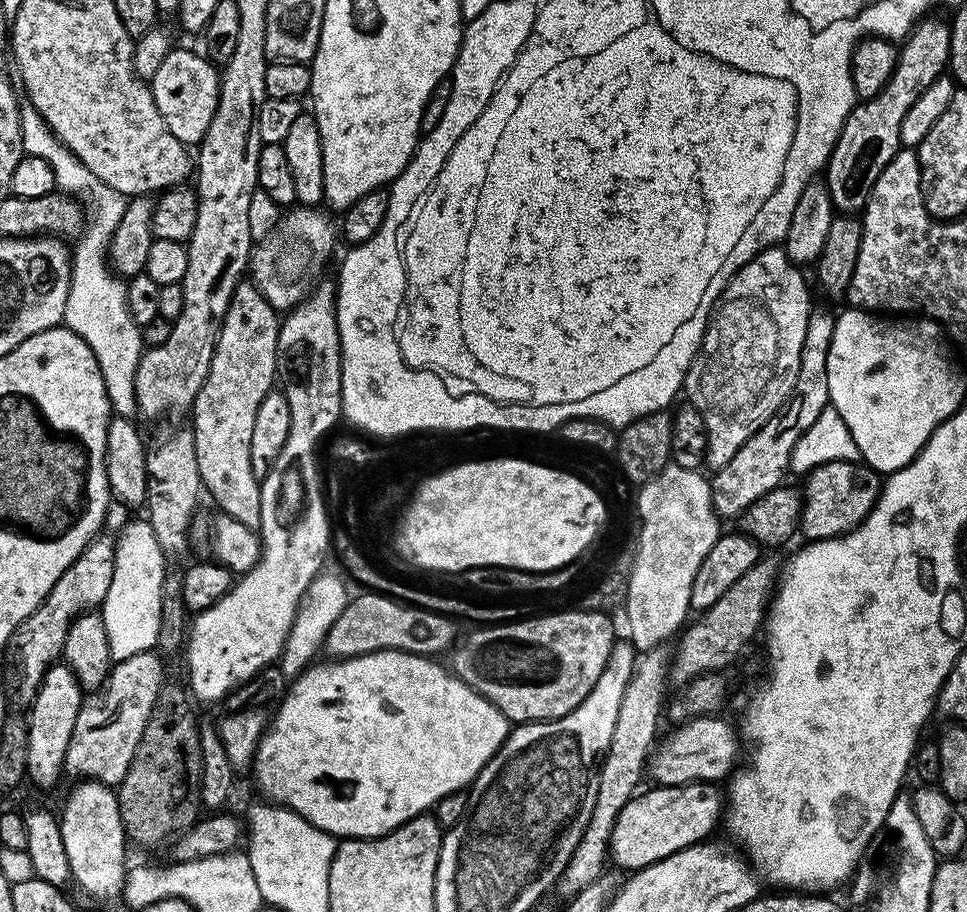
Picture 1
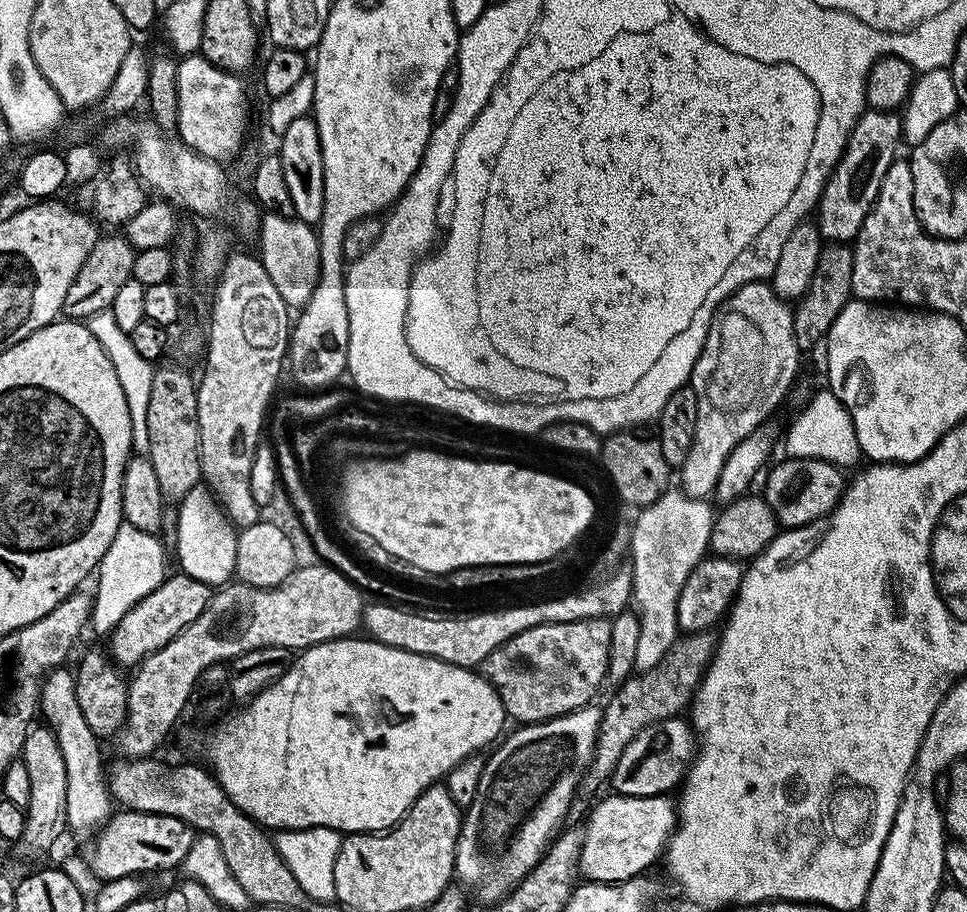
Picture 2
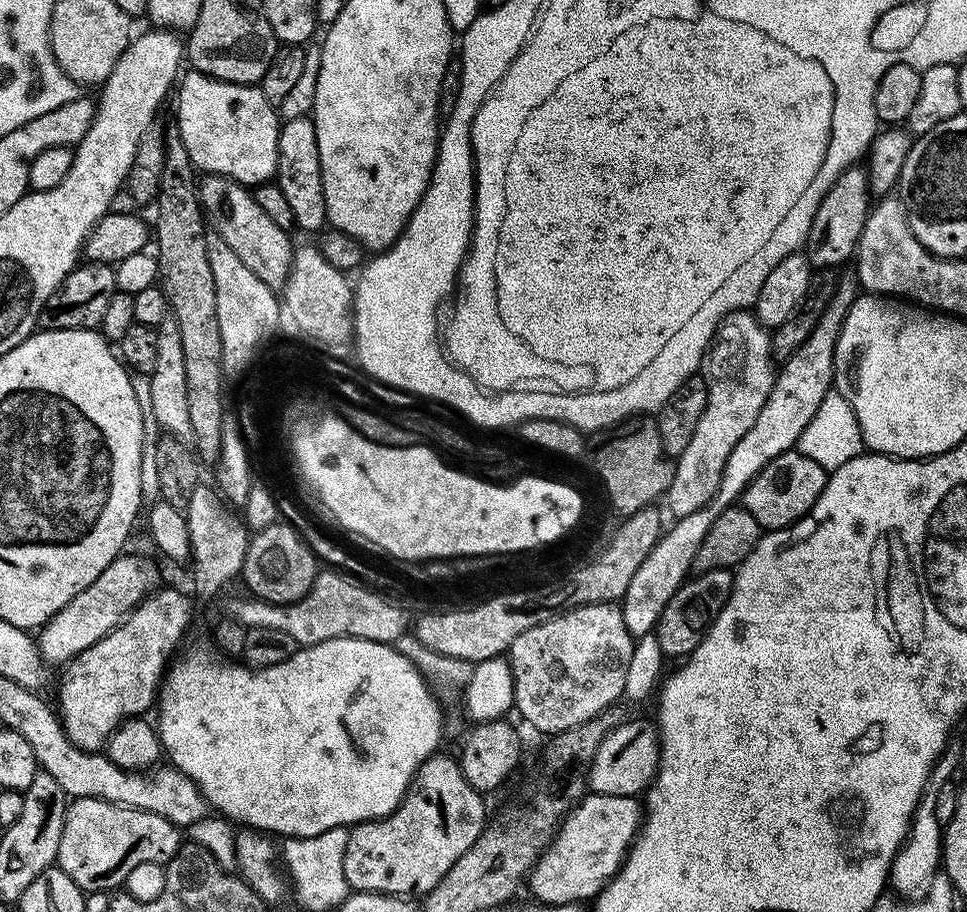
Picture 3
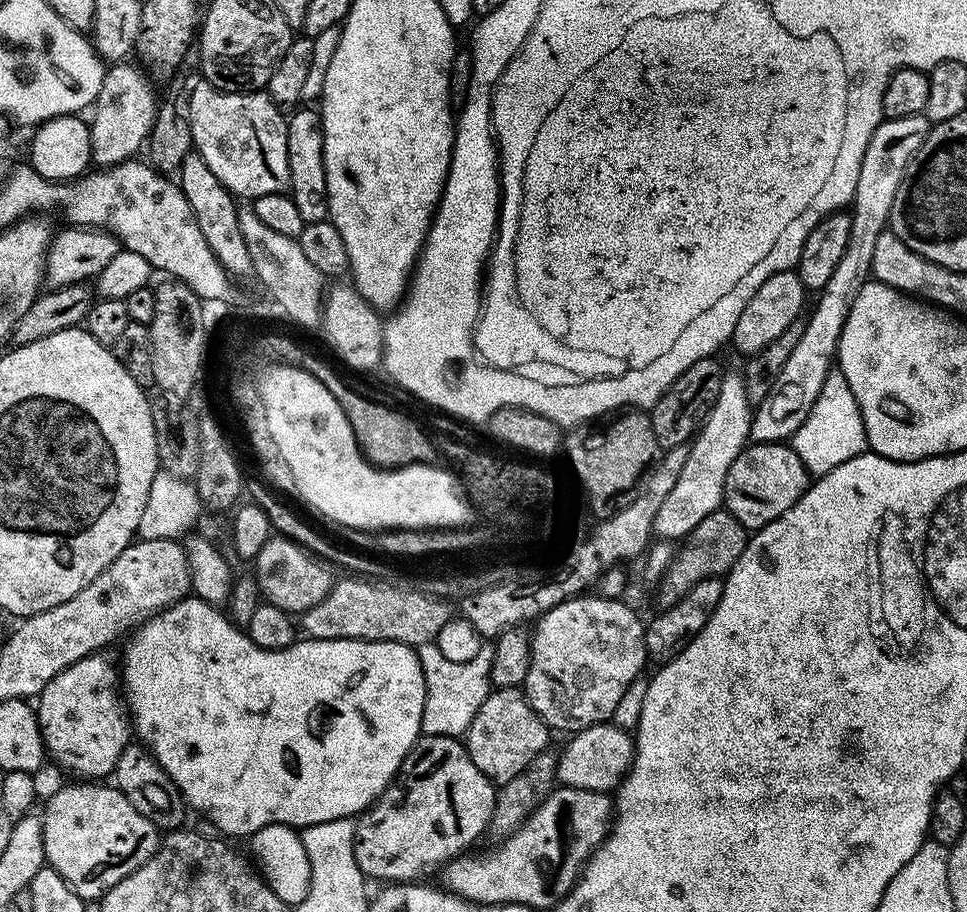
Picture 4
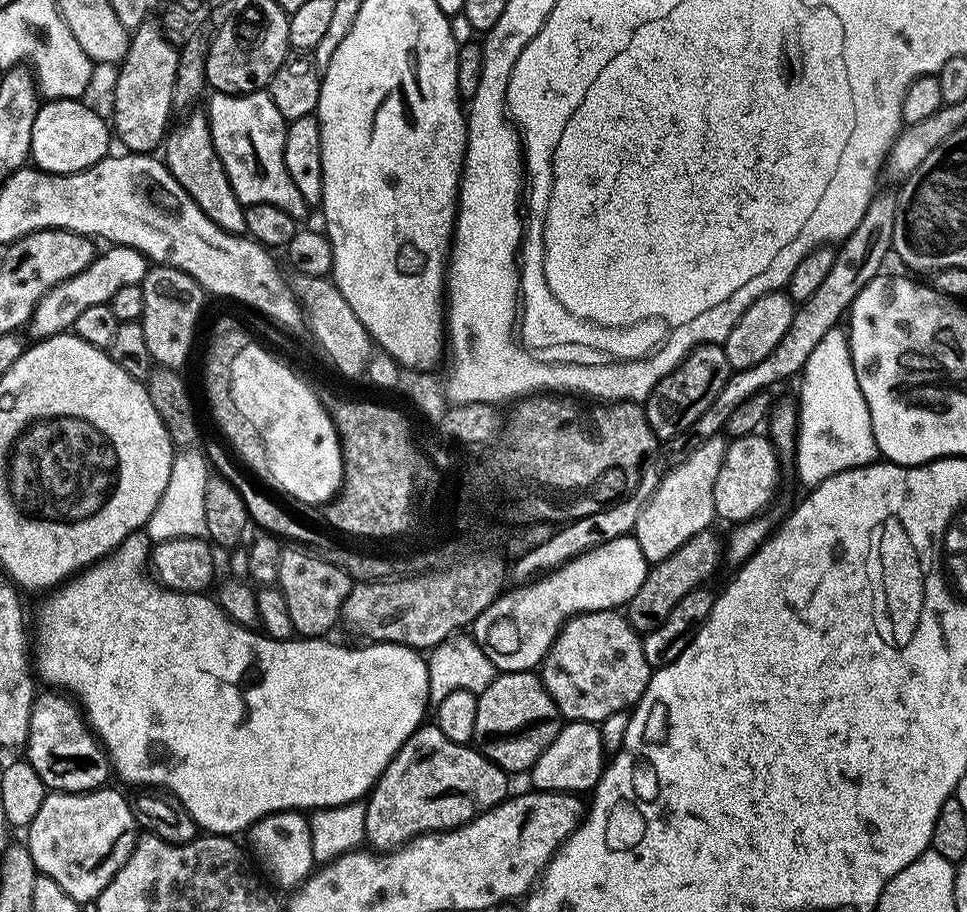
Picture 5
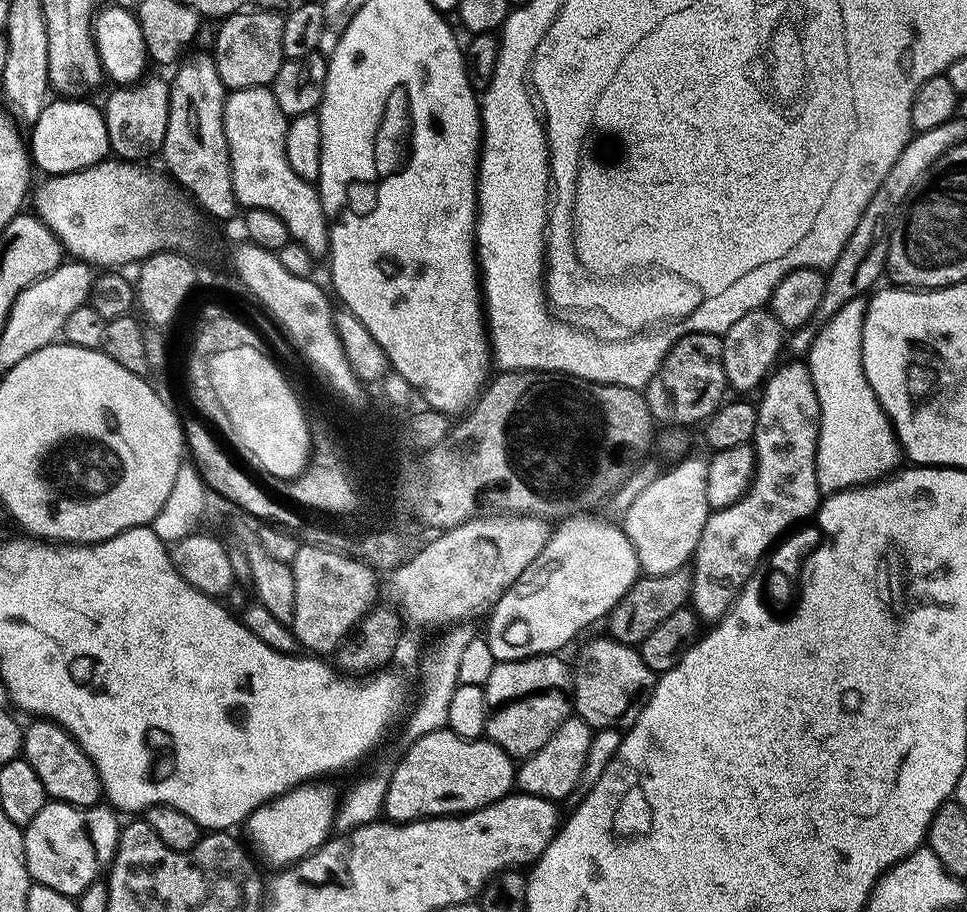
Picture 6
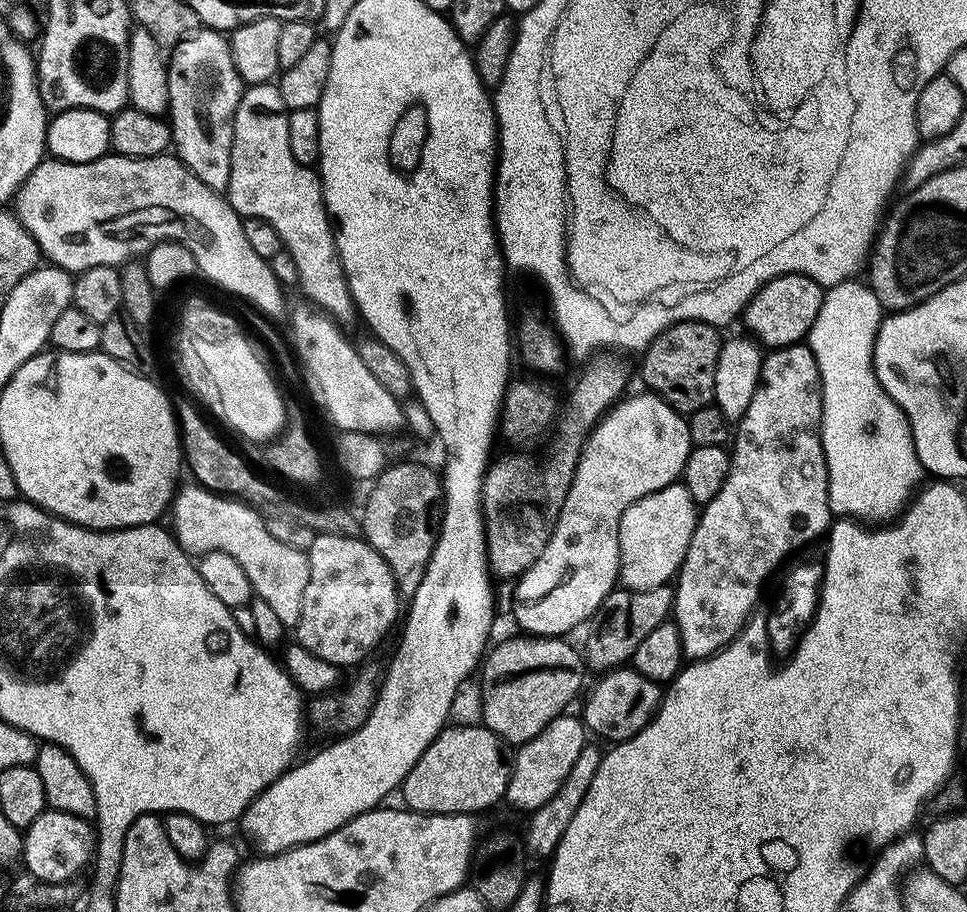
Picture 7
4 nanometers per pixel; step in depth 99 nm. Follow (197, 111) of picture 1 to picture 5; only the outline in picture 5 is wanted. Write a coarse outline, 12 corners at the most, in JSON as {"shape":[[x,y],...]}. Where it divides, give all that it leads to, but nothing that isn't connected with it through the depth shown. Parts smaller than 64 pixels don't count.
{"shape":[[267,91],[216,92],[214,150],[241,204],[303,218]]}

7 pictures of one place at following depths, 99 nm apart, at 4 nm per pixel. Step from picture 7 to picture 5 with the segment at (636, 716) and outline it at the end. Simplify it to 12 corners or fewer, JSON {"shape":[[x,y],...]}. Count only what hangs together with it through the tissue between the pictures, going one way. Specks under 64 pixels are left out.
{"shape":[[623,611],[566,620],[538,675],[565,721],[635,708],[653,671]]}

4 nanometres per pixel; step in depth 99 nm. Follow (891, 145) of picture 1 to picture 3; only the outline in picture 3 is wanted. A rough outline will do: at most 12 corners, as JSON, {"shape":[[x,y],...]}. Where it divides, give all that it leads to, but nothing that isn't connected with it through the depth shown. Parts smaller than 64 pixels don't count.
{"shape":[[863,167],[822,198],[808,231],[813,269],[855,257],[873,203]]}

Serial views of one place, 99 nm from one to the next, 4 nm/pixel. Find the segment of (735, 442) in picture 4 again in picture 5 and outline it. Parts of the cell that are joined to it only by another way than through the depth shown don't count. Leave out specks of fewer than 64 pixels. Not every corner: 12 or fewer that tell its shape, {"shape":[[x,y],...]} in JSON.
{"shape":[[710,438],[638,514],[649,565],[674,554],[716,516],[714,478],[728,449]]}

